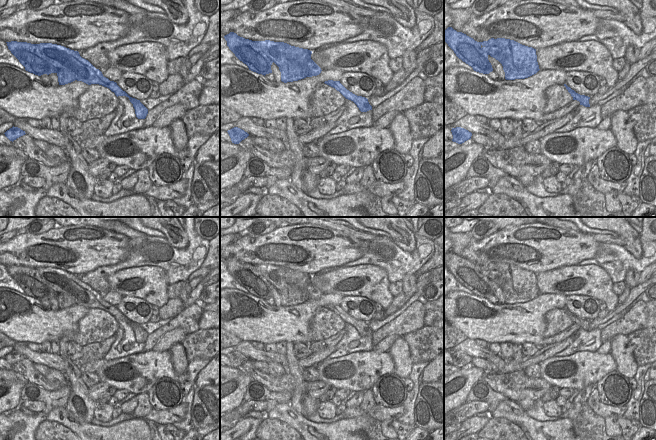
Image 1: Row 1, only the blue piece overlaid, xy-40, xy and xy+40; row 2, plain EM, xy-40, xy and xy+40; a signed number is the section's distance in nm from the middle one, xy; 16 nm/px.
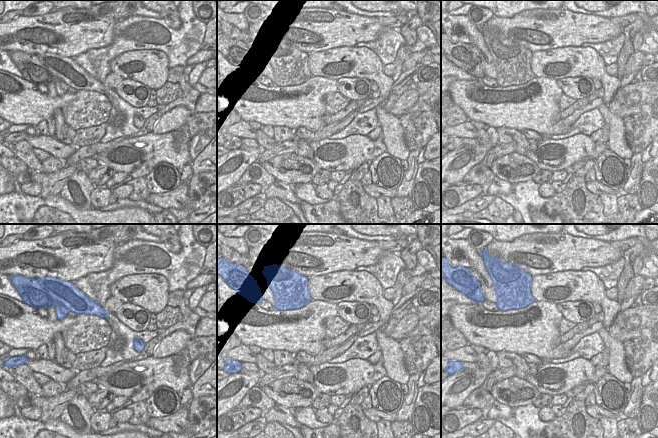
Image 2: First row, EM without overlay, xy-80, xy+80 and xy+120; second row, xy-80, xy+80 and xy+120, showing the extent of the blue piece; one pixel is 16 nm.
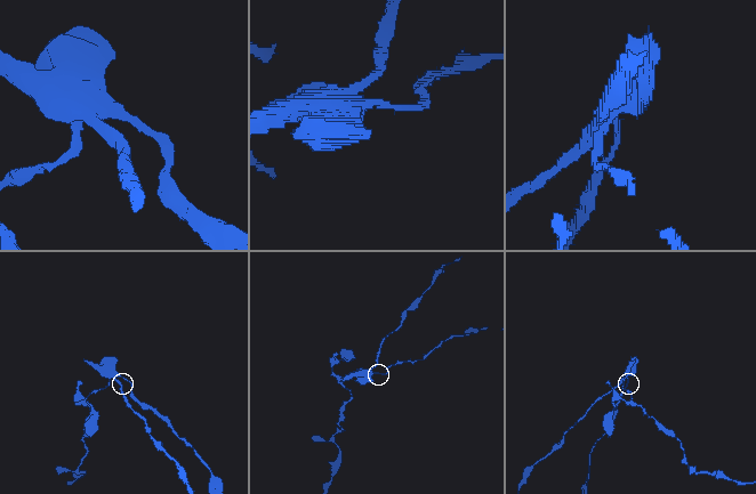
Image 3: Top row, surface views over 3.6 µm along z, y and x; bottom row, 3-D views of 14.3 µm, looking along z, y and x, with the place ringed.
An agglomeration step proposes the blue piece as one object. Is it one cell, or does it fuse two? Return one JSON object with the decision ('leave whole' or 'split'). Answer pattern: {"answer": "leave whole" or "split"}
{"answer": "split"}

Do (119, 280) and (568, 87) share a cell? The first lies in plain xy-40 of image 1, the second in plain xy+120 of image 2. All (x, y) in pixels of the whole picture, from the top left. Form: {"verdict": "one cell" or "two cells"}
{"verdict": "two cells"}

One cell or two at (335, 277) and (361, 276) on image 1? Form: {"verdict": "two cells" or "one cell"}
{"verdict": "one cell"}

